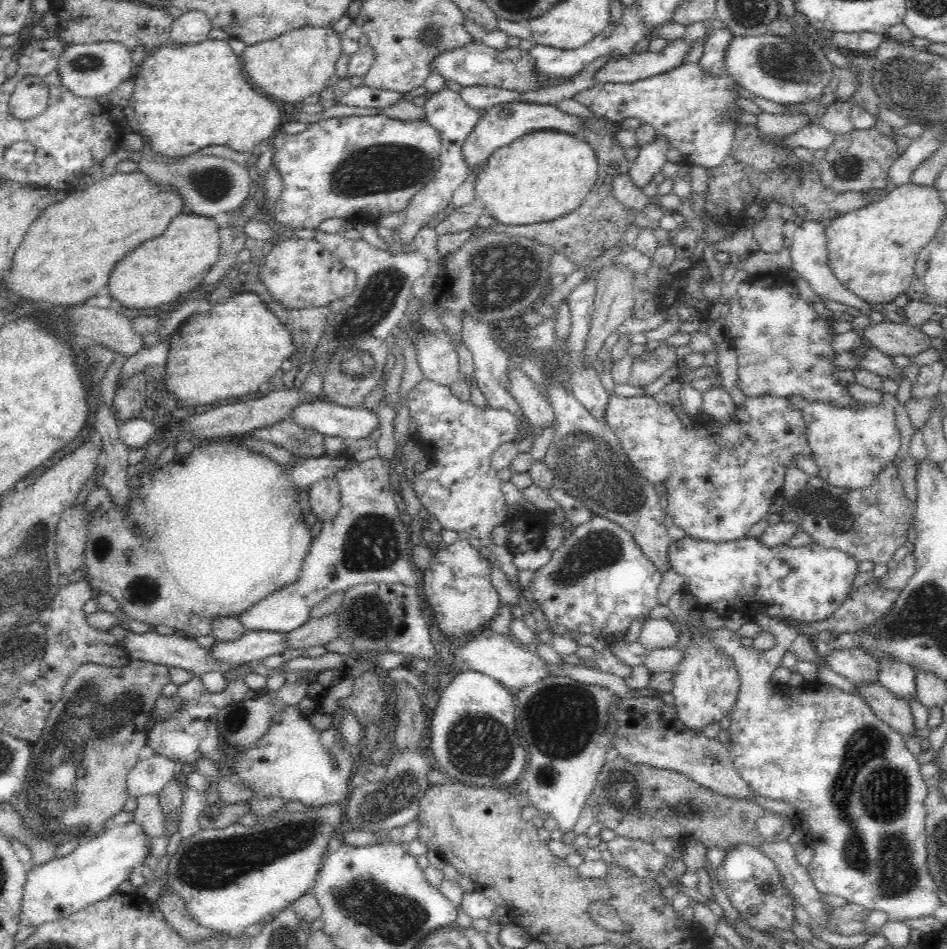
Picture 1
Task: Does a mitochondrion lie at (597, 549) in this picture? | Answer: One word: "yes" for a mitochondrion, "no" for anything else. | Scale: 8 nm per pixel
yes

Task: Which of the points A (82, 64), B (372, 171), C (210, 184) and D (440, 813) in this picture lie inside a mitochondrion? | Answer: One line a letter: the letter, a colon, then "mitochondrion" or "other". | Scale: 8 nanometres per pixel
A: mitochondrion
B: mitochondrion
C: mitochondrion
D: other

